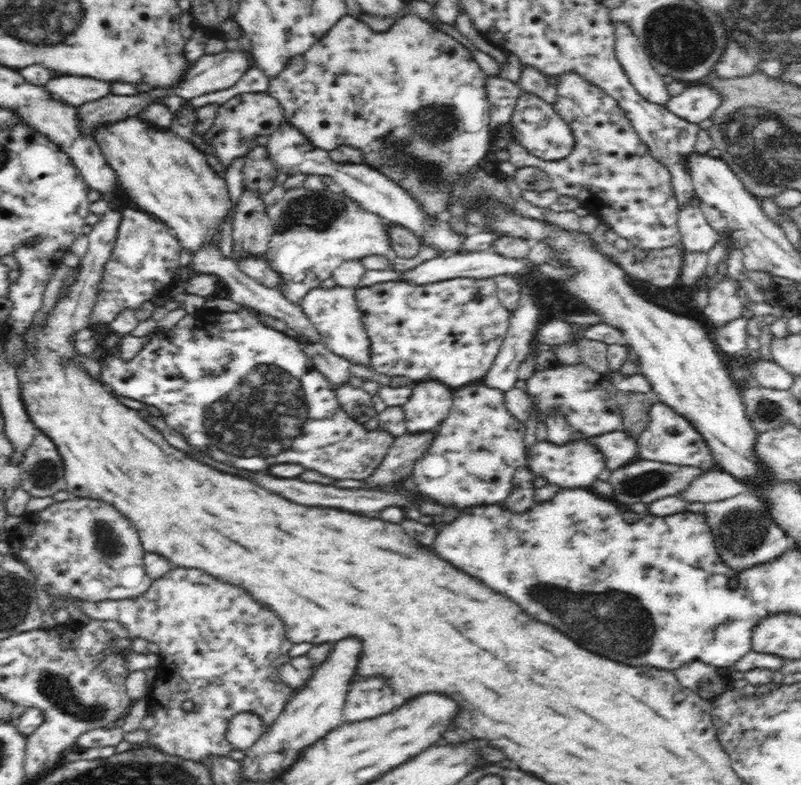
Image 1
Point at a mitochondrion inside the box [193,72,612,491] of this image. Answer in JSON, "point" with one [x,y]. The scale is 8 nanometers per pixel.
{"point":[272,402]}

